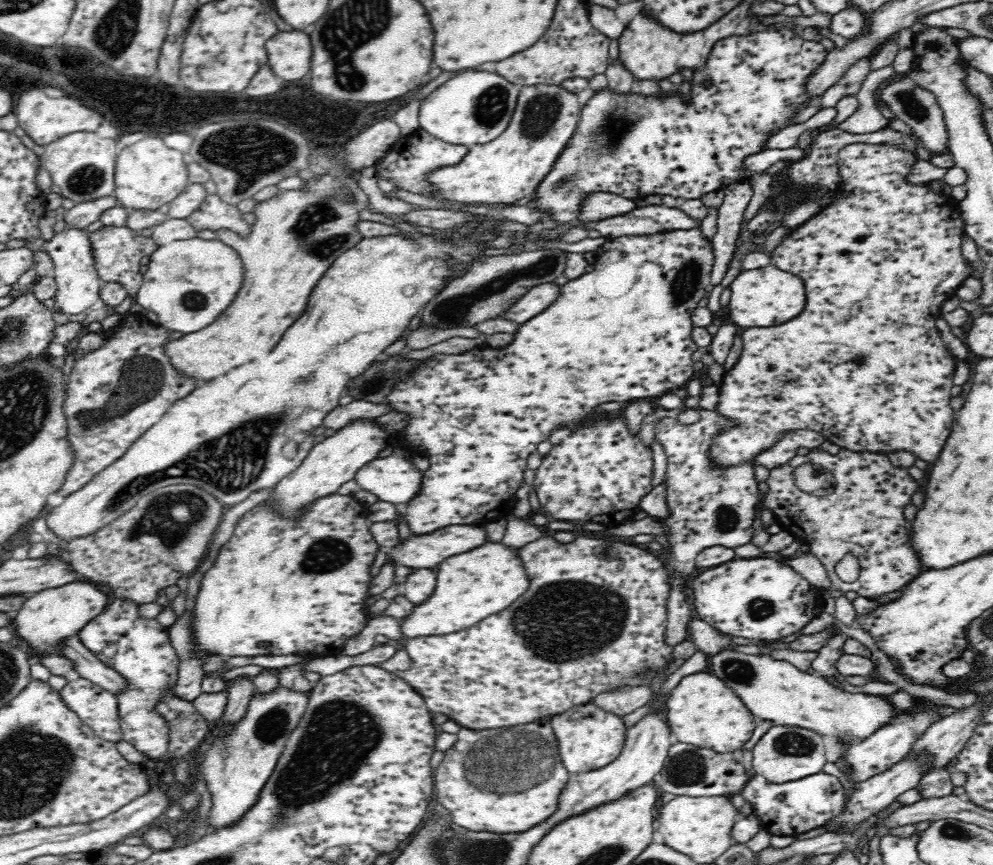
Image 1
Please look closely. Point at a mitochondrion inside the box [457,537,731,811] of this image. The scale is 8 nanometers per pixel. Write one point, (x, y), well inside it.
(564, 620)

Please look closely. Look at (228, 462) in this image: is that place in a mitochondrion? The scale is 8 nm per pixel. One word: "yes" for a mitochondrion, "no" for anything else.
yes

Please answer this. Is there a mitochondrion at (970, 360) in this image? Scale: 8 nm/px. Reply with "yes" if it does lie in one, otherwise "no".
no

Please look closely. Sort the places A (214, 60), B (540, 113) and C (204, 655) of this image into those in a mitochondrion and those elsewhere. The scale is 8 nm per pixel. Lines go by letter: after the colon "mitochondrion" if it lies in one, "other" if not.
A: mitochondrion
B: mitochondrion
C: other

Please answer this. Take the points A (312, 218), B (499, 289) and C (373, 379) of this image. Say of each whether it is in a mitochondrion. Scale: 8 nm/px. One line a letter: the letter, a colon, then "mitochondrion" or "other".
A: mitochondrion
B: mitochondrion
C: mitochondrion

